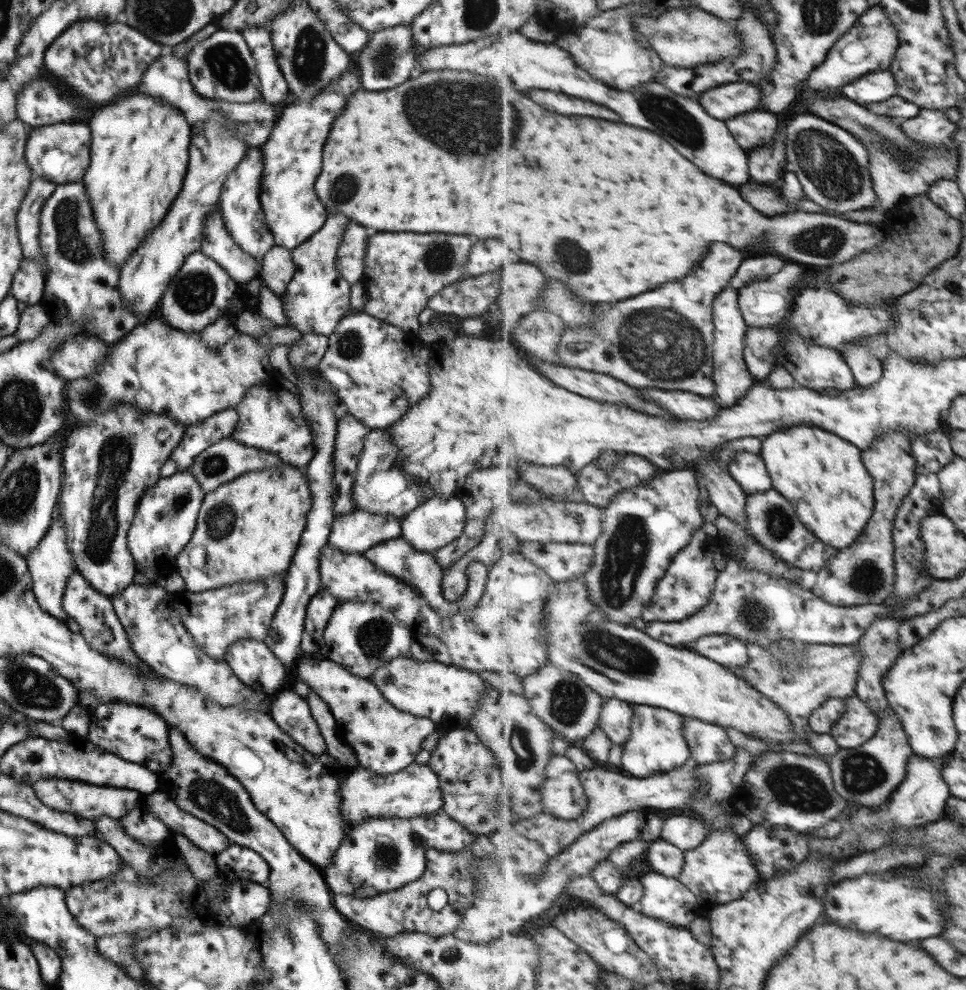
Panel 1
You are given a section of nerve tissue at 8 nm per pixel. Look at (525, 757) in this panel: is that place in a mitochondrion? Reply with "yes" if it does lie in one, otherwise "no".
yes

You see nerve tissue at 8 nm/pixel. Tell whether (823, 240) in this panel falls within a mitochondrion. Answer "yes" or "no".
yes

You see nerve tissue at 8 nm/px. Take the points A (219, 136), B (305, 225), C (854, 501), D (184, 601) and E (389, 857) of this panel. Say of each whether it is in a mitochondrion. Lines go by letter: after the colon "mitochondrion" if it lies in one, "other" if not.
A: mitochondrion
B: other
C: other
D: other
E: mitochondrion

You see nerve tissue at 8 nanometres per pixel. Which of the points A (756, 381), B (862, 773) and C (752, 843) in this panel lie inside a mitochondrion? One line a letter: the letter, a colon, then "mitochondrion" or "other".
A: other
B: mitochondrion
C: other

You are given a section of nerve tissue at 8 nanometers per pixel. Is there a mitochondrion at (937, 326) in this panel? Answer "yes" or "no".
no

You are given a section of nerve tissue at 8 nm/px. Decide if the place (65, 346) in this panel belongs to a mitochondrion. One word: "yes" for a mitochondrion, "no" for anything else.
no

